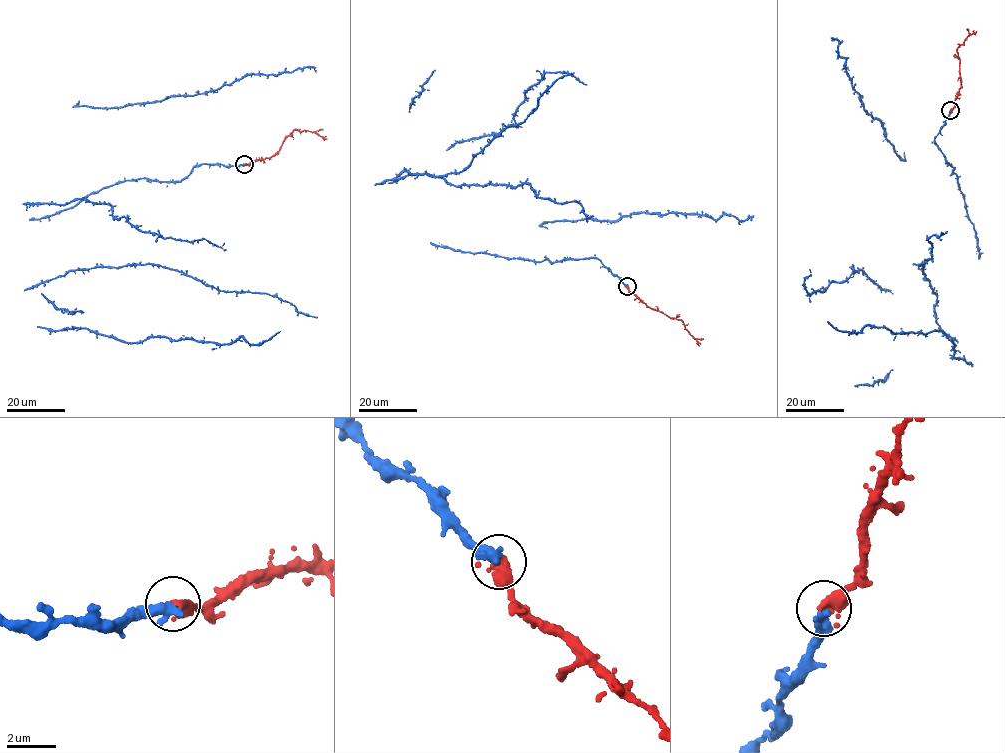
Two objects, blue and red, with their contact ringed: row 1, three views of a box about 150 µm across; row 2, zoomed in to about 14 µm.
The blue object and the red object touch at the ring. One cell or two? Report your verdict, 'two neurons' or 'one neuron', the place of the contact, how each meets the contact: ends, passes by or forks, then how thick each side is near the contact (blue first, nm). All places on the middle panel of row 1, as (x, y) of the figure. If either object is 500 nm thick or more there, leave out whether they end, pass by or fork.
one neuron | (627, 286) | 550/320 nm

